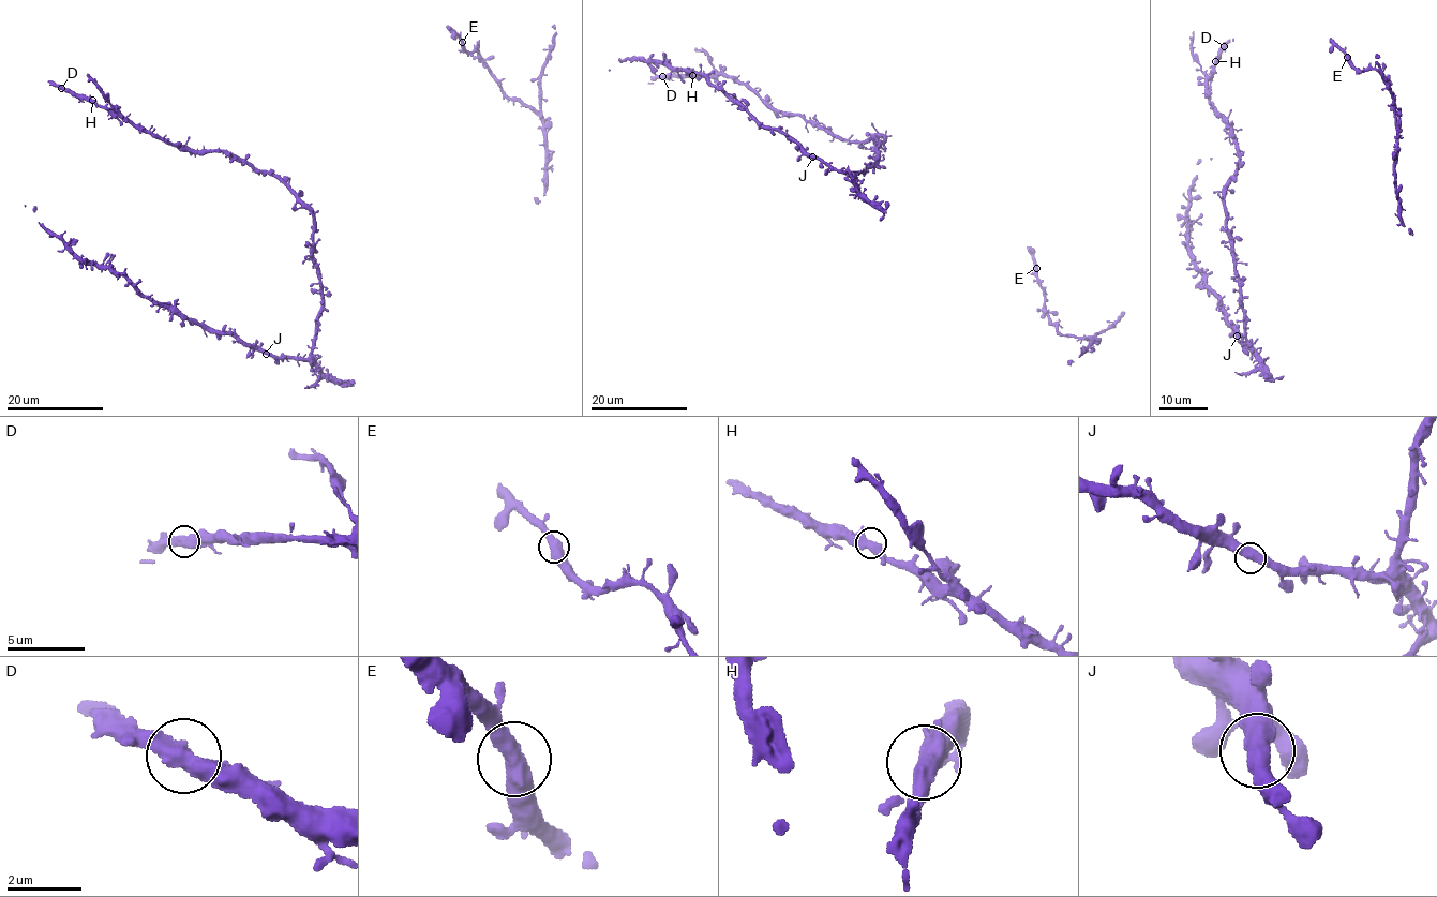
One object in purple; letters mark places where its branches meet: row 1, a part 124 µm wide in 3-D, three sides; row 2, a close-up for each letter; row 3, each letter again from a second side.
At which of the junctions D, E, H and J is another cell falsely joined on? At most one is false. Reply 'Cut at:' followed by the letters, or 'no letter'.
Cut at: no letter

